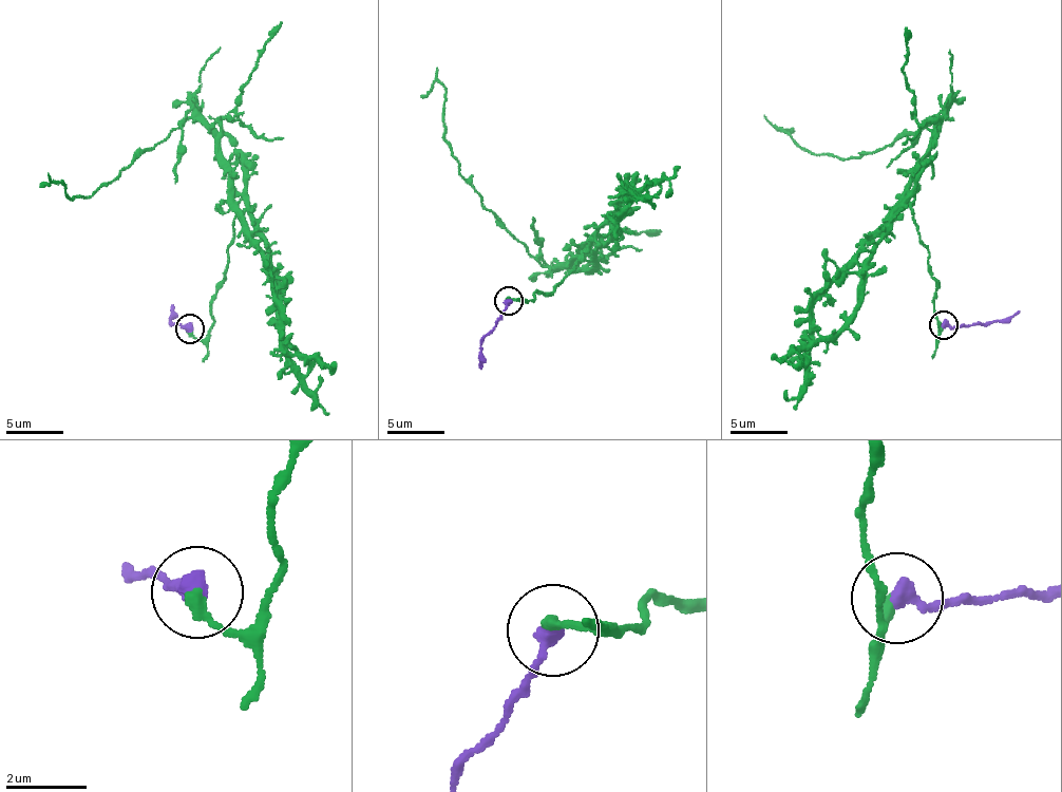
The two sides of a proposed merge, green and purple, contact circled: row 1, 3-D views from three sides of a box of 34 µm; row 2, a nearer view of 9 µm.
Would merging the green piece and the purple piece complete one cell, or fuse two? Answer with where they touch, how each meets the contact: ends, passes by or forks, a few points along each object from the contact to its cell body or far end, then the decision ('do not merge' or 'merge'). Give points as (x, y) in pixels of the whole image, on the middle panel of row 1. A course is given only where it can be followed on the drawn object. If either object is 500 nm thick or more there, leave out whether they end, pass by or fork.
place (509, 301); green ends; purple ends; course green (508, 300), (551, 293), (584, 253), (554, 268), (527, 252), (459, 173), (447, 91), (435, 81), (420, 96); course purple (508, 300), (505, 315), (482, 339), (482, 361), (479, 368); do not merge

